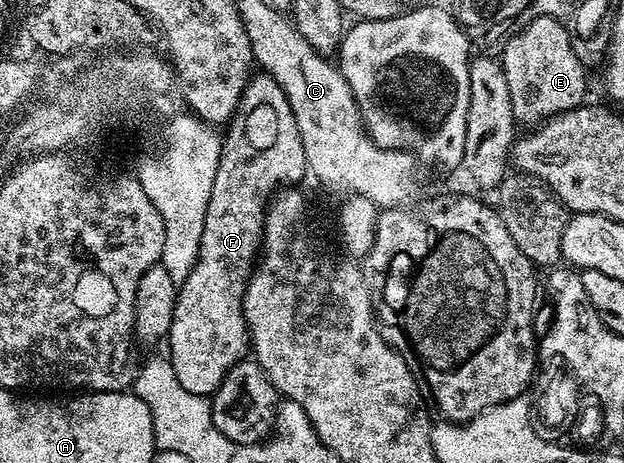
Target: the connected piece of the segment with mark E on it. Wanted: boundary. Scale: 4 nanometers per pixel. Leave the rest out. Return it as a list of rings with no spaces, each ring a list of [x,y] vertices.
[[[560,17],[536,18],[527,23],[500,51],[499,61],[503,72],[507,76],[507,92],[511,92],[511,108],[513,117],[525,128],[533,128],[545,121],[554,118],[568,110],[575,110],[586,101],[585,74],[587,68],[579,60],[573,47],[574,39],[567,29],[566,23]]]

